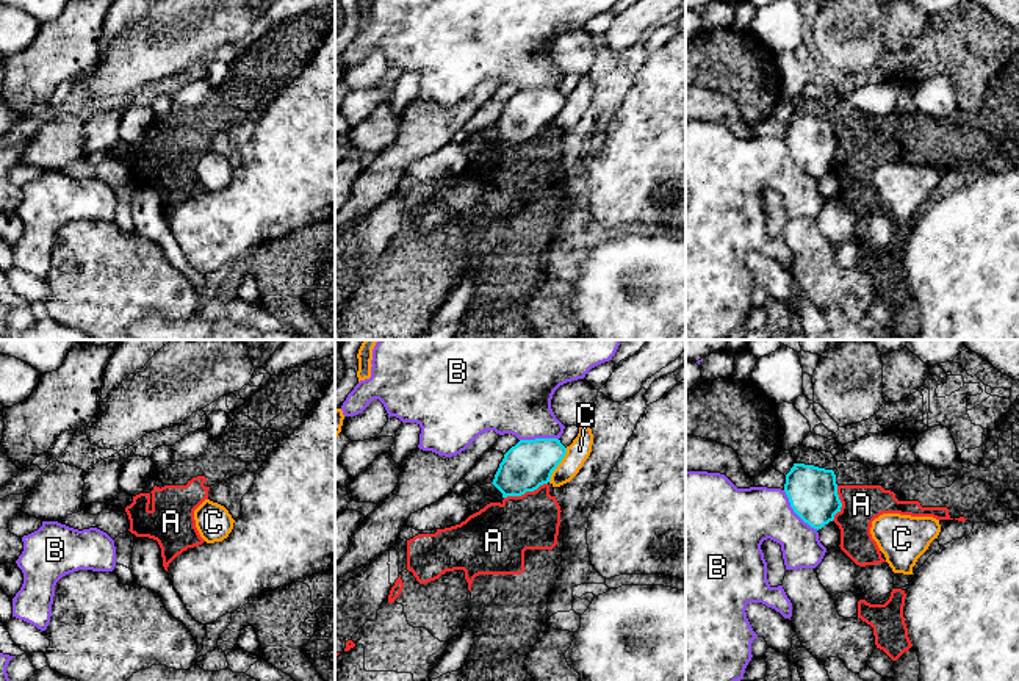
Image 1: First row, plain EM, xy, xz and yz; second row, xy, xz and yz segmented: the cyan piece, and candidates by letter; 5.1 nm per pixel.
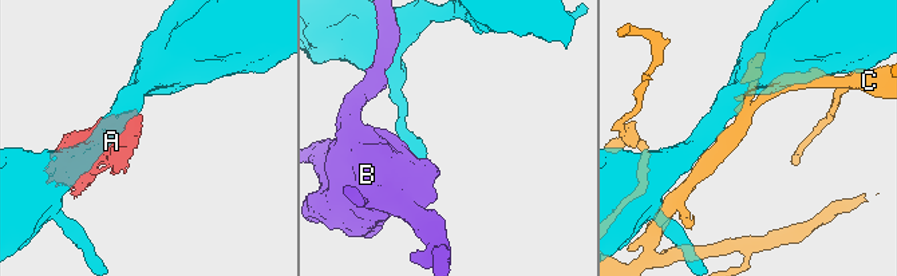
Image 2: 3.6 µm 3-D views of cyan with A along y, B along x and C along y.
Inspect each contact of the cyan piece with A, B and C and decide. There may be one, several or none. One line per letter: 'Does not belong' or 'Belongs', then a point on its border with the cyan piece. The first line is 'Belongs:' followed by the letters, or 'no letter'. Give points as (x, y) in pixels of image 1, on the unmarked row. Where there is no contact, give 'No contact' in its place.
Belongs: no letter
A: Does not belong. Touches cyan at xz (525, 141)
B: Does not belong. Touches cyan at yz (795, 162)
C: Does not belong. Touches cyan at xz (558, 113)

